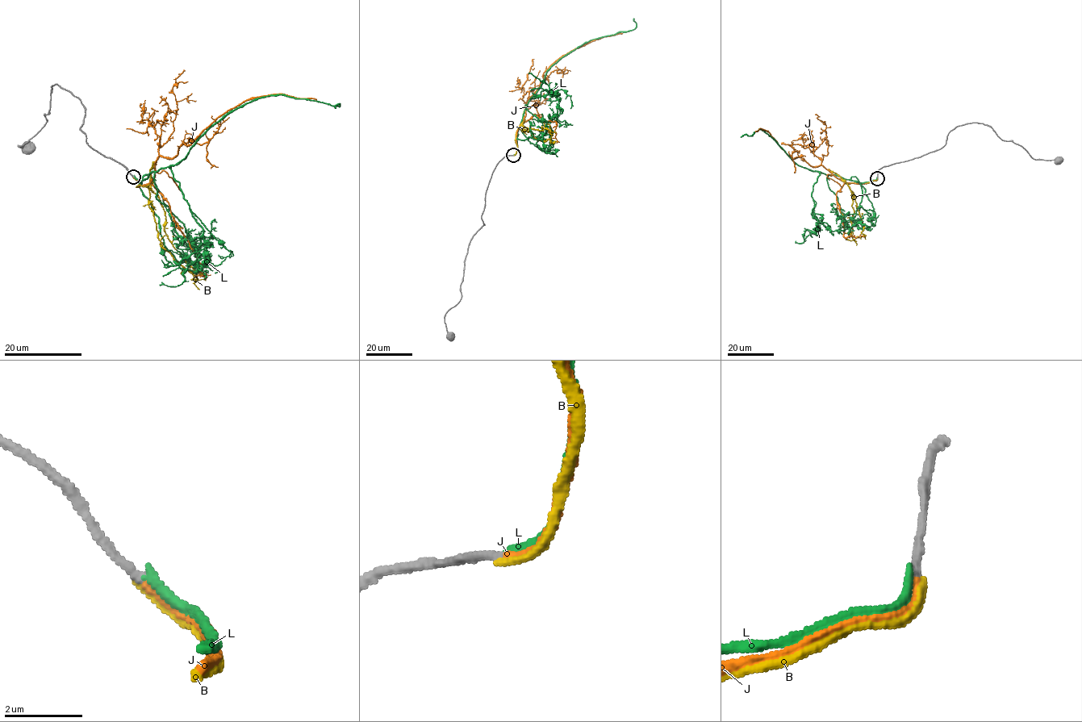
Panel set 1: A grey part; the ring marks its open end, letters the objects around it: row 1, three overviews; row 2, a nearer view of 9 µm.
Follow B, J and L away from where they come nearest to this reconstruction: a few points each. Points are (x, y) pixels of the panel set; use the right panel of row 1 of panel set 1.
B: (877, 178), (862, 184), (848, 184), (853, 195), (854, 214), (850, 220), (853, 239), (845, 239)
J: (877, 178), (845, 182), (821, 165), (791, 159), (767, 131), (755, 131)
L: (877, 177), (858, 182), (798, 166), (774, 140), (759, 128), (752, 135), (740, 137)

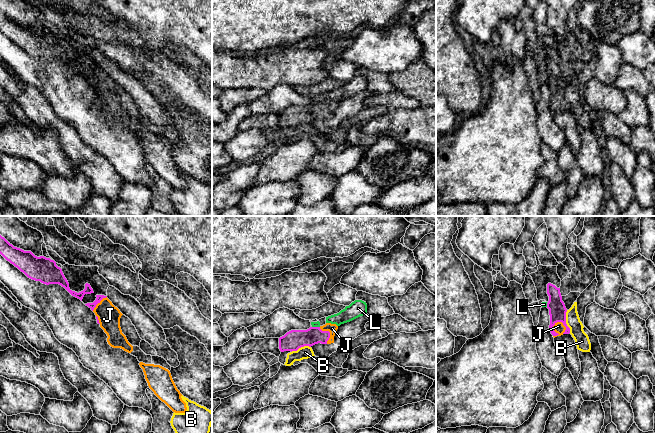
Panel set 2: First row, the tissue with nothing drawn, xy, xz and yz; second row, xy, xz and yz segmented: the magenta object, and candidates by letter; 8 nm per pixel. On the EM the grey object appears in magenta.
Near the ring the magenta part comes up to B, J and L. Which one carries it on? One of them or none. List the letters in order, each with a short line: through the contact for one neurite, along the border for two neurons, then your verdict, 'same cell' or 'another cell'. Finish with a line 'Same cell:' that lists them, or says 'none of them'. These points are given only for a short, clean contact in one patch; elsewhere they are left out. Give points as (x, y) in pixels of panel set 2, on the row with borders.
B: another cell
J: yz (557, 310), (557, 322), (552, 328), (559, 328) | same cell
L: xz (312, 326), (319, 327) | another cell
Same cell: J

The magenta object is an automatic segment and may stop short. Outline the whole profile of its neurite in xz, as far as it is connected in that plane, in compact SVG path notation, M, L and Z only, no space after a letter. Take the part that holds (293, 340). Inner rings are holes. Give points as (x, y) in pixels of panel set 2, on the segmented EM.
M326 323L323 326L310 327L307 330L291 330L279 338L279 349L281 352L292 352L304 346L334 343L337 329L336 324Z

